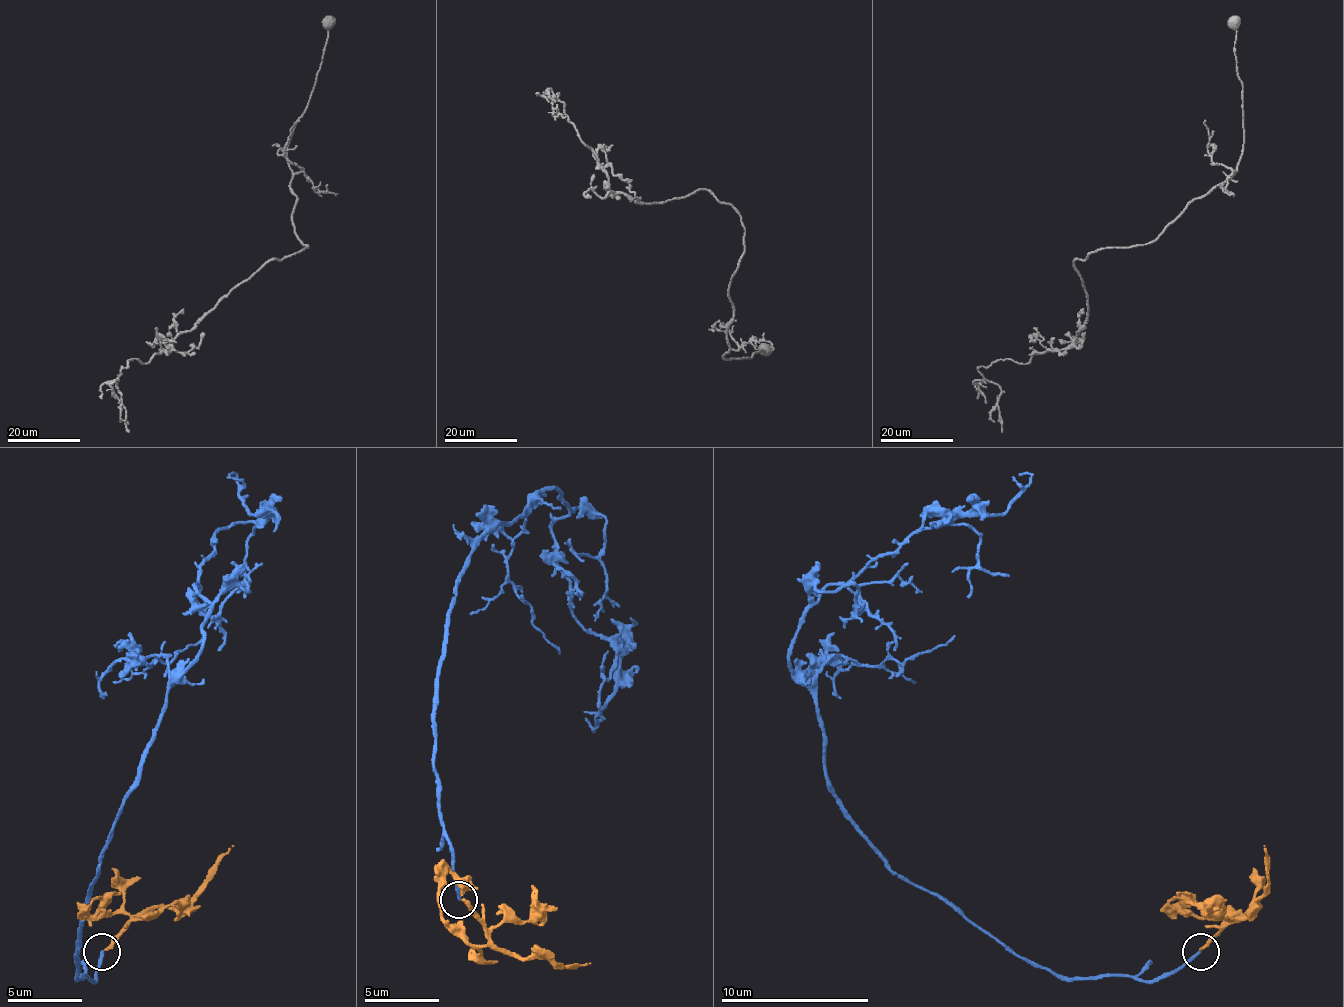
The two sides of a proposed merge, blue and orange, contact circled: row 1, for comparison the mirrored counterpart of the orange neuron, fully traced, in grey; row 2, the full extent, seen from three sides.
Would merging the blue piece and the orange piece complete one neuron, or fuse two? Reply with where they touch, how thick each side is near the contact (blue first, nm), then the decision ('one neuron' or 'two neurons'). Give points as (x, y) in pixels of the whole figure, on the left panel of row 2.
at (102, 952); 220 nm thick on the blue side, 220 nm on the other; two neurons

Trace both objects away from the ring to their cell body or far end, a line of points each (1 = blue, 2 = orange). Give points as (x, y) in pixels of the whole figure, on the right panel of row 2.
1: (1202, 953), (1056, 979), (900, 878), (826, 774), (799, 618), (1023, 472)
2: (1202, 949), (1246, 916), (1246, 912), (1187, 916), (1172, 904), (1190, 893)

